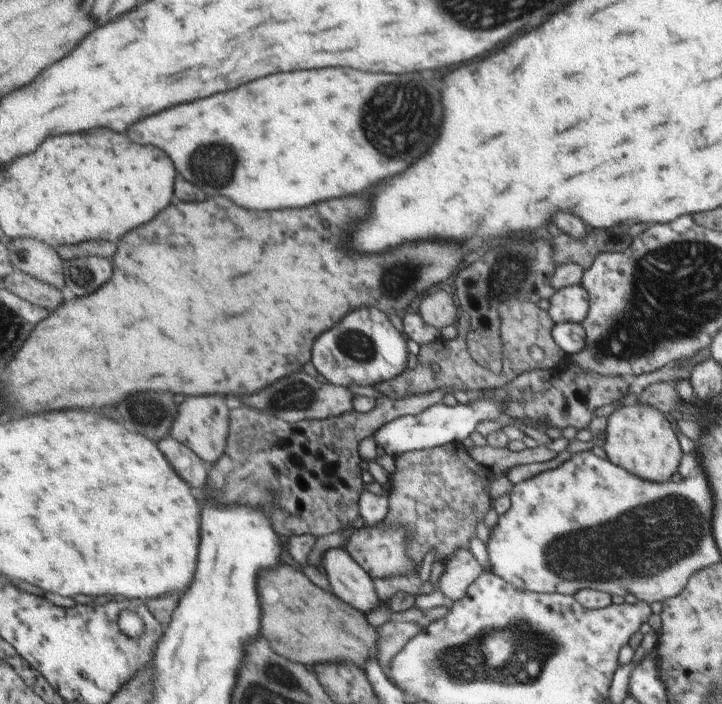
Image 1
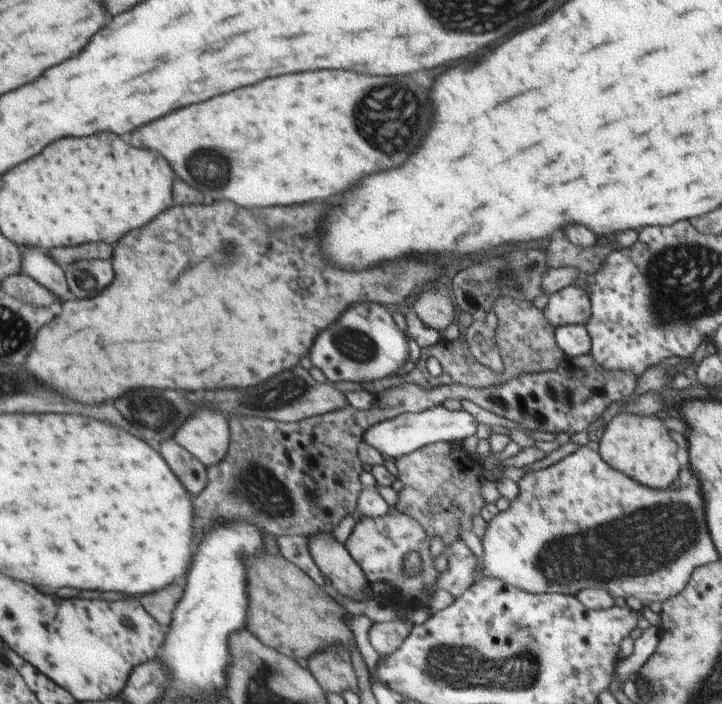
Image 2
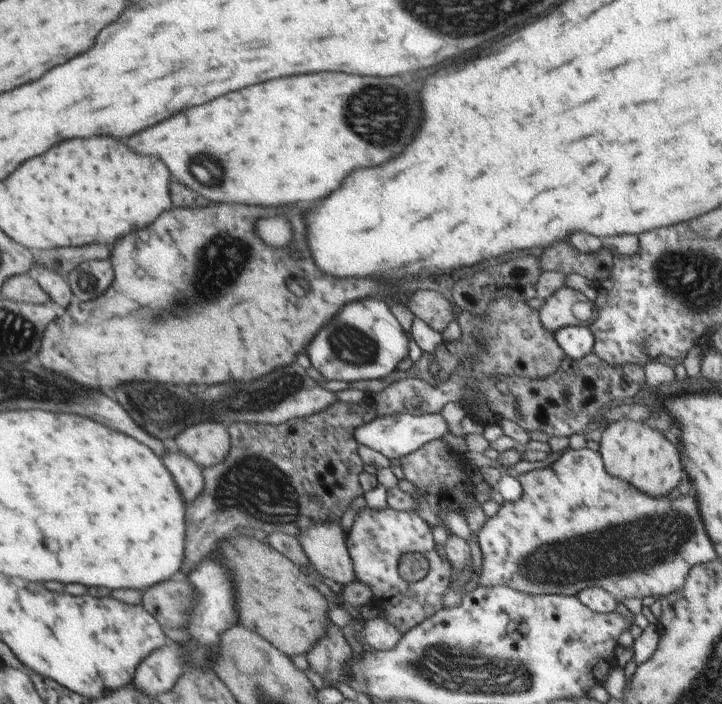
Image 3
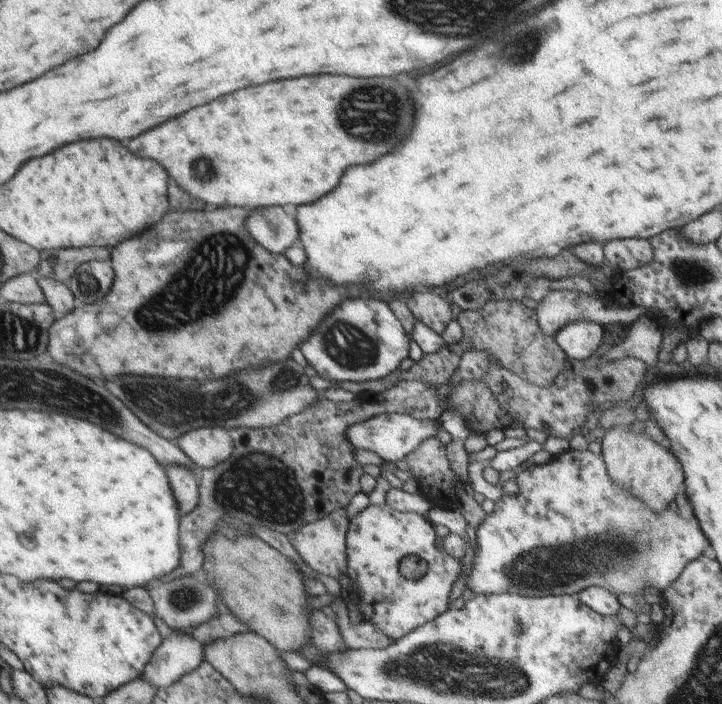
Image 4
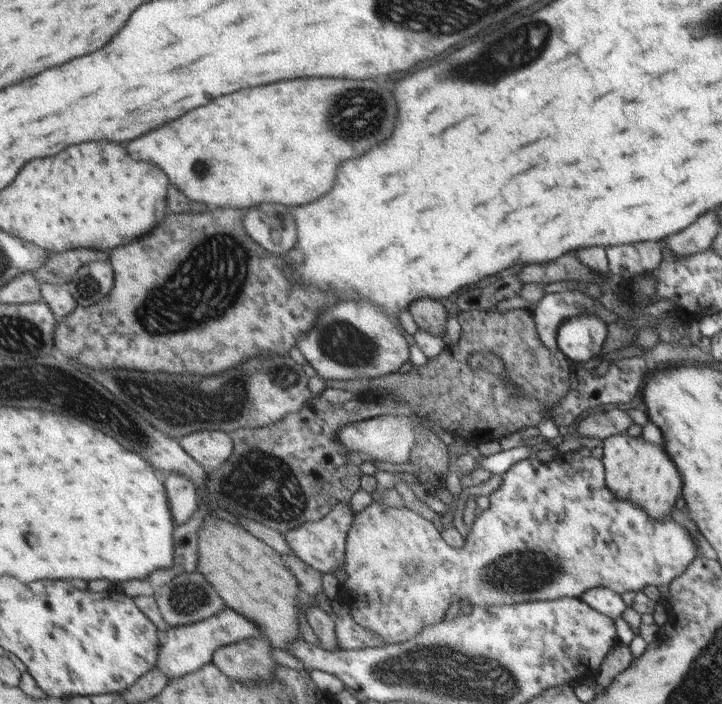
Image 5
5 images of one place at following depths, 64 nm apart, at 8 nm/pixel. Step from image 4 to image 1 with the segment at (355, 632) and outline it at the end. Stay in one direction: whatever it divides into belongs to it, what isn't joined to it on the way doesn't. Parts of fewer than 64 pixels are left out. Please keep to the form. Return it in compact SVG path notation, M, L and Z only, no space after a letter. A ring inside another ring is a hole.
M392 620L378 626L380 642L378 642L378 659L384 674L389 674L390 662L395 654L408 644L410 638L417 636L422 628L416 622Z

